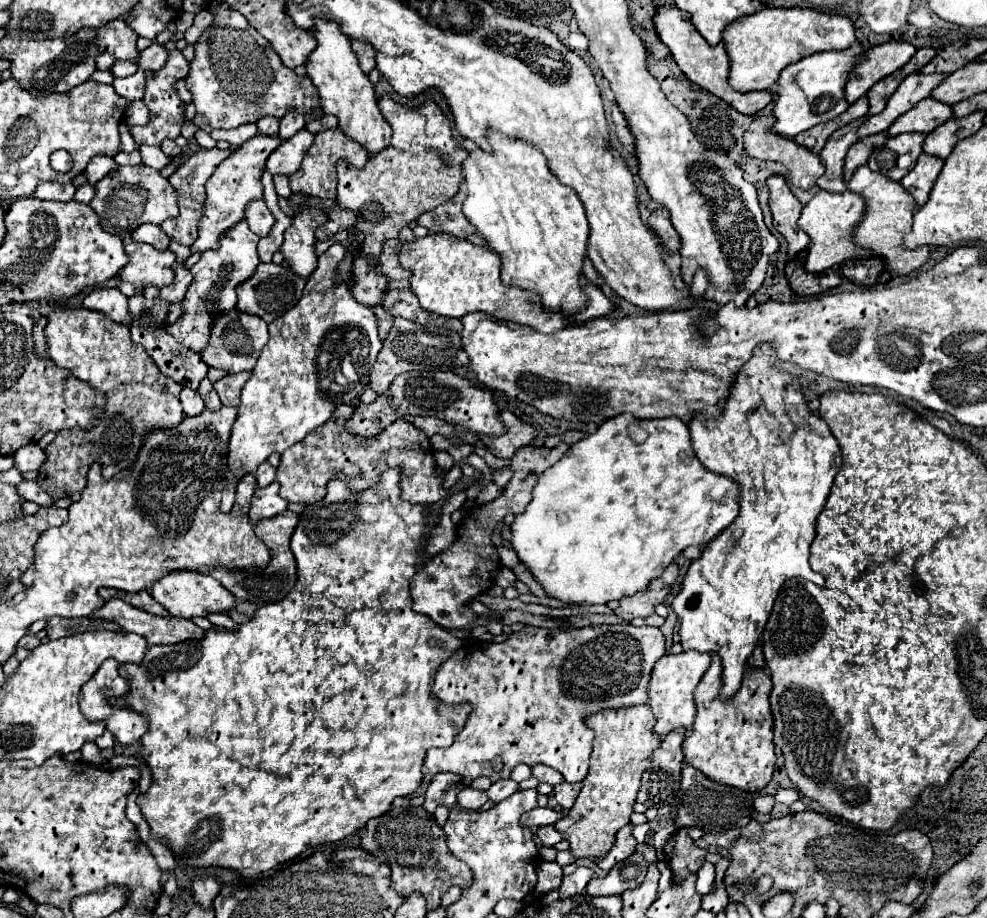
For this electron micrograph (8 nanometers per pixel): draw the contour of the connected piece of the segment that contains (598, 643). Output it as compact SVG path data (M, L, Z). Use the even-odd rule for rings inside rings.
M613 624L613 626L589 626L589 628L569 628L569 630L559 630L559 628L535 628L535 626L525 626L523 630L515 632L509 636L509 640L501 642L501 644L483 644L483 646L463 646L459 648L449 660L445 660L437 674L435 674L435 686L433 686L433 694L447 702L447 704L459 704L459 702L471 702L473 704L473 712L467 718L463 730L455 736L455 742L449 748L431 748L425 756L425 766L431 774L439 774L439 772L455 772L459 776L465 778L477 778L477 776L487 776L493 782L501 780L501 778L509 778L513 768L517 764L545 764L551 766L555 770L559 770L563 774L563 778L567 782L581 782L587 776L587 768L589 768L589 754L591 754L591 742L593 742L593 732L585 726L585 716L595 714L603 708L625 708L625 706L633 706L633 704L645 704L647 702L647 682L651 676L651 670L655 666L655 662L665 654L665 638L661 634L659 628L651 628L651 626L641 626L635 628L631 624ZM493 758L501 758L503 760L503 770L493 770Z

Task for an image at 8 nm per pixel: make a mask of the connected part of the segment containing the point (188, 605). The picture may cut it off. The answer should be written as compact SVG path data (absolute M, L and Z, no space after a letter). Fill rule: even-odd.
M175 570L165 574L159 582L153 584L151 596L161 606L165 606L171 616L187 620L191 620L193 616L207 616L209 612L227 612L235 606L235 596L229 590L225 590L213 576L195 570Z

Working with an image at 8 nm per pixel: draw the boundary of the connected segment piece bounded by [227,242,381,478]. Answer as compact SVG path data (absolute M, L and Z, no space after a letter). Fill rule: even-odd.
M335 242L325 254L321 254L317 268L307 278L301 300L295 304L295 308L269 324L269 342L261 350L253 374L241 392L241 404L237 408L239 412L229 440L229 476L241 478L245 472L255 472L257 466L265 462L273 452L285 452L295 442L303 440L309 432L323 426L339 404L355 402L369 384L371 368L381 350L381 340L373 310L353 300L349 284L337 280L337 266L343 260L345 252L345 246Z

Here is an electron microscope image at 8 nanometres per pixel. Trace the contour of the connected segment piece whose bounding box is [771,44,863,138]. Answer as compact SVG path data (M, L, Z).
M855 44L855 48L847 48L841 52L821 52L811 54L791 66L787 66L777 80L777 92L775 92L775 106L773 106L773 132L781 134L785 138L795 138L799 132L809 130L817 124L829 122L837 118L841 112L849 108L843 96L843 84L847 80L849 70L855 64L855 58L859 58L863 52L863 46Z

